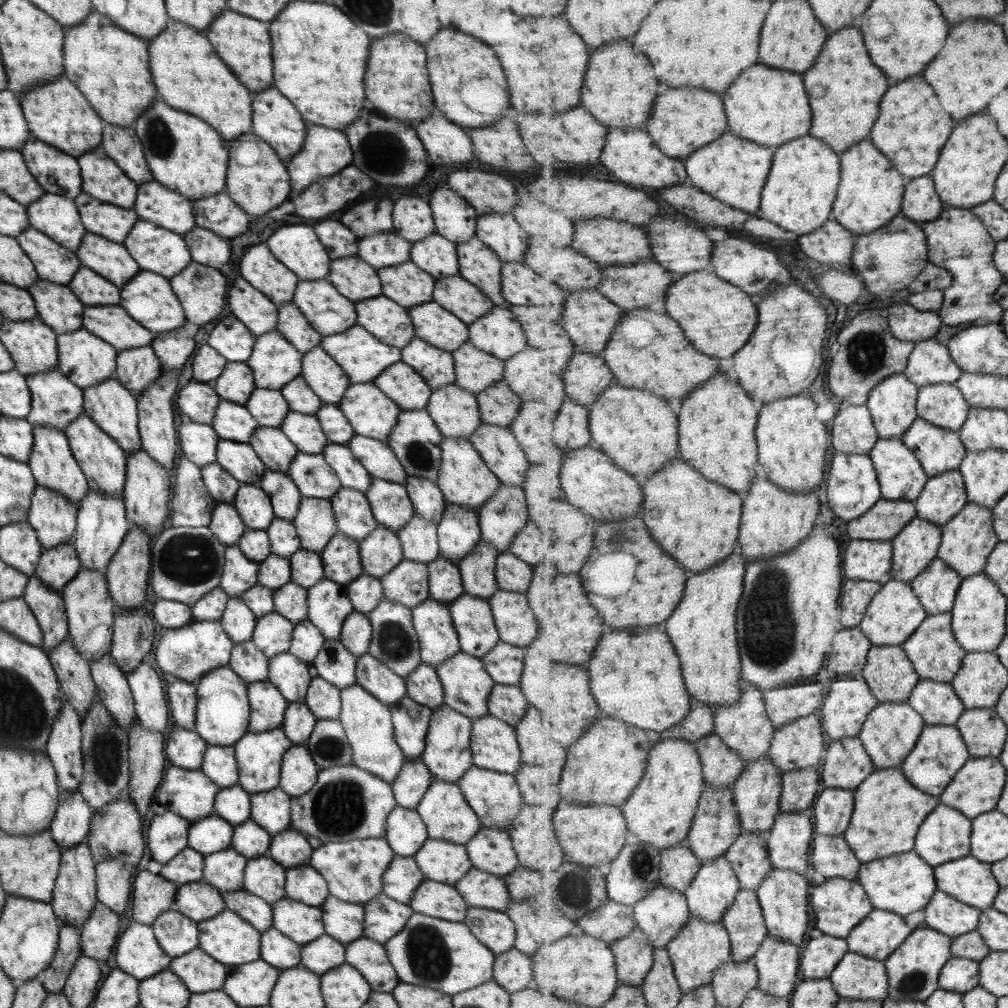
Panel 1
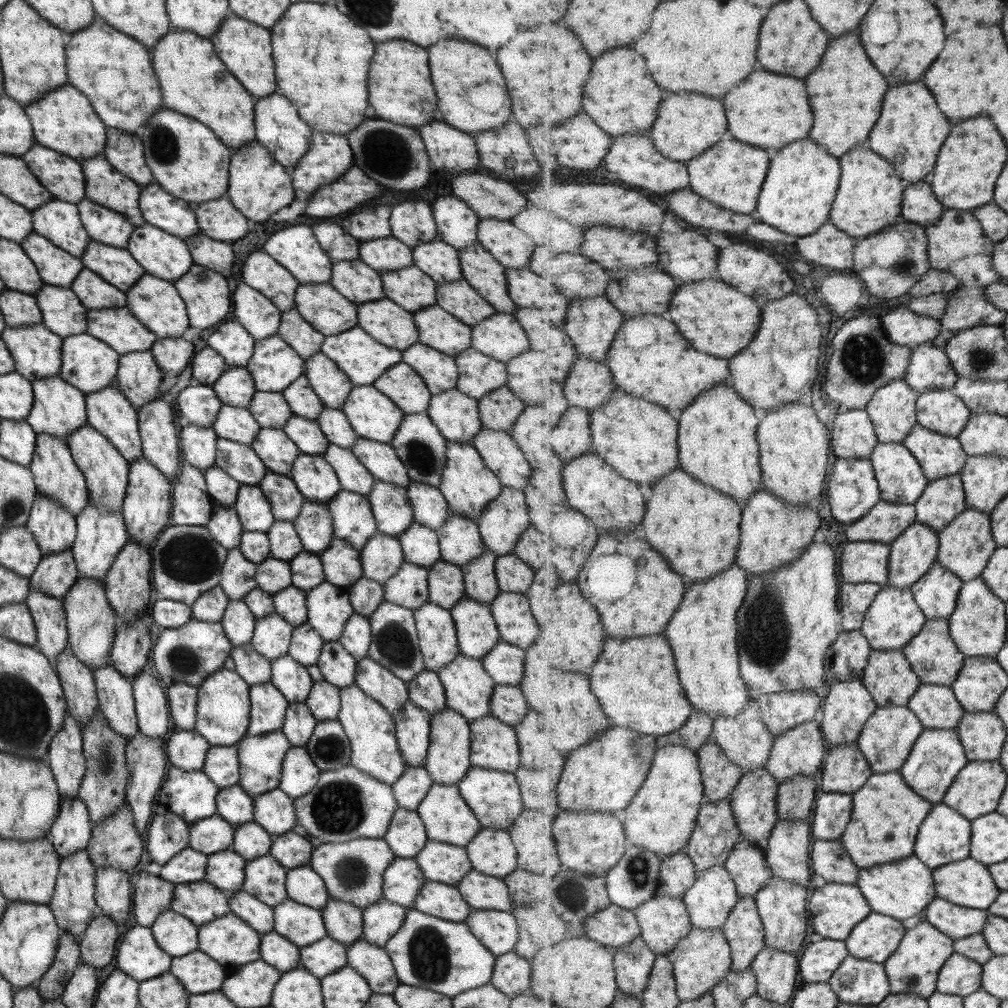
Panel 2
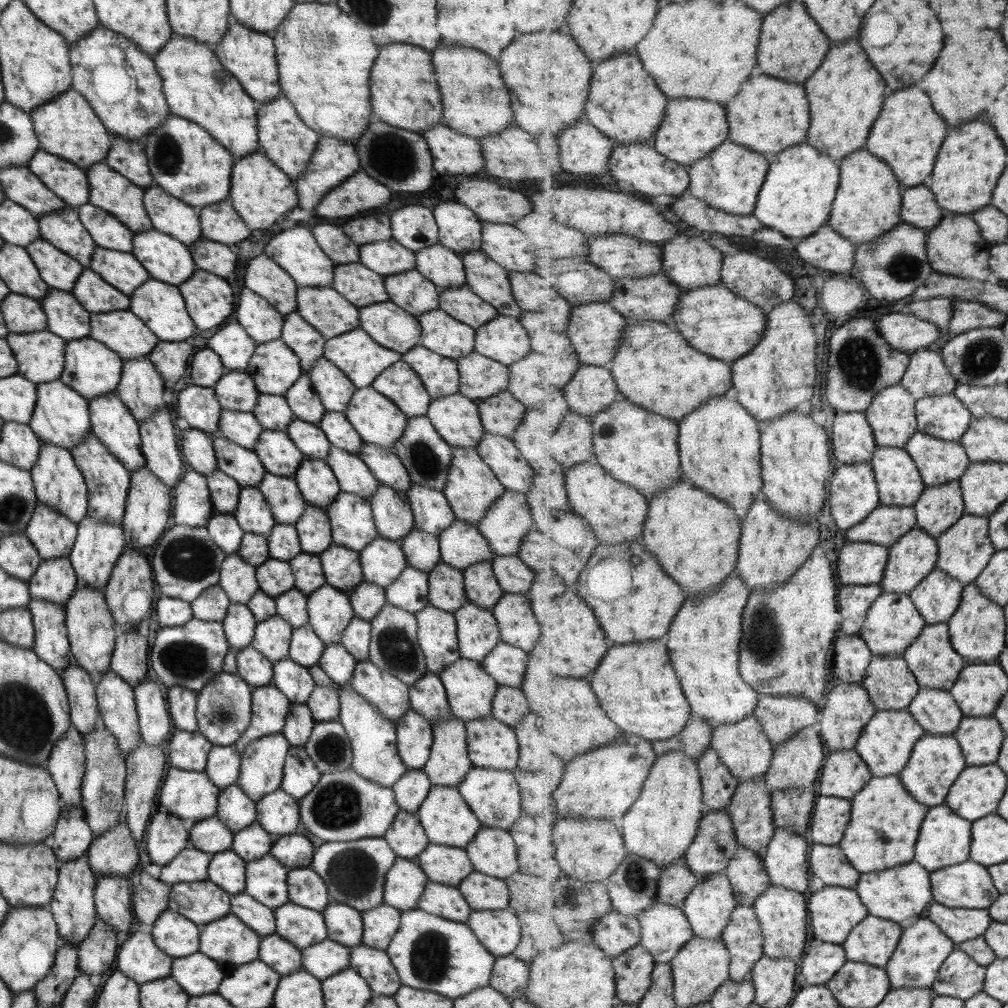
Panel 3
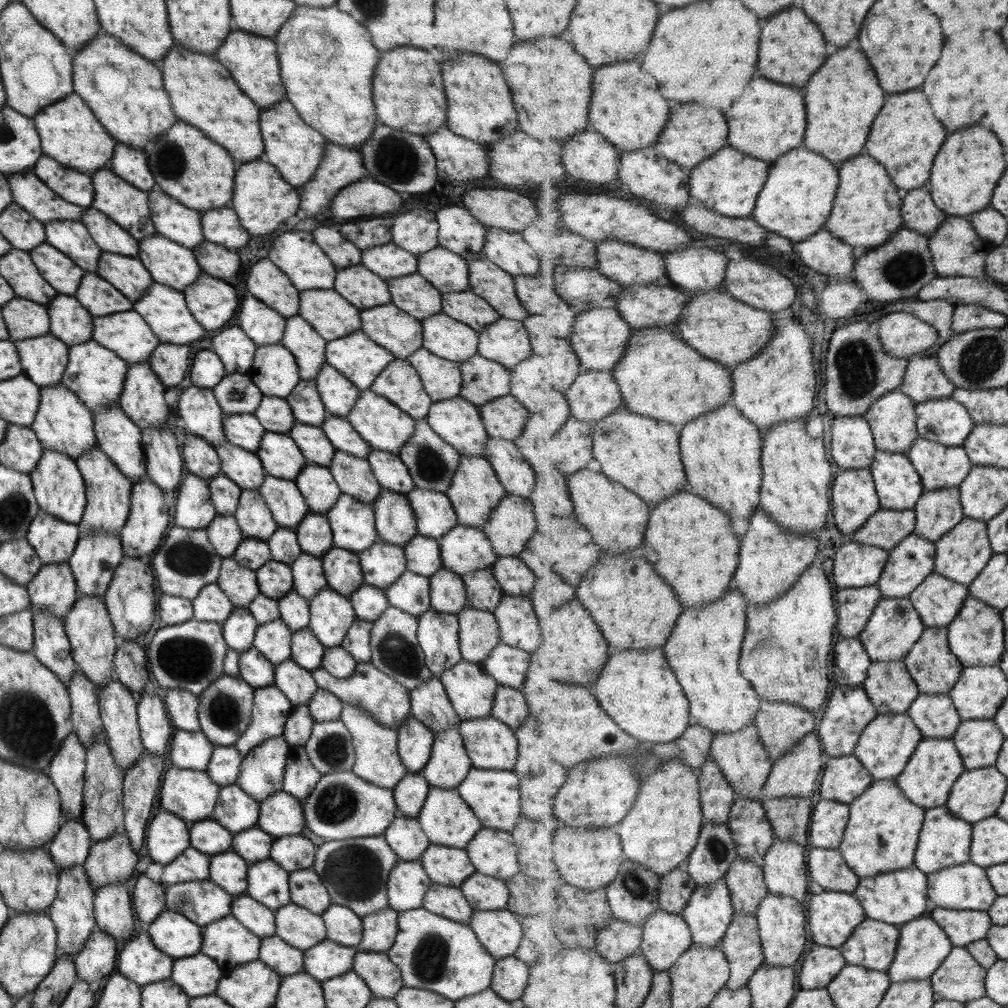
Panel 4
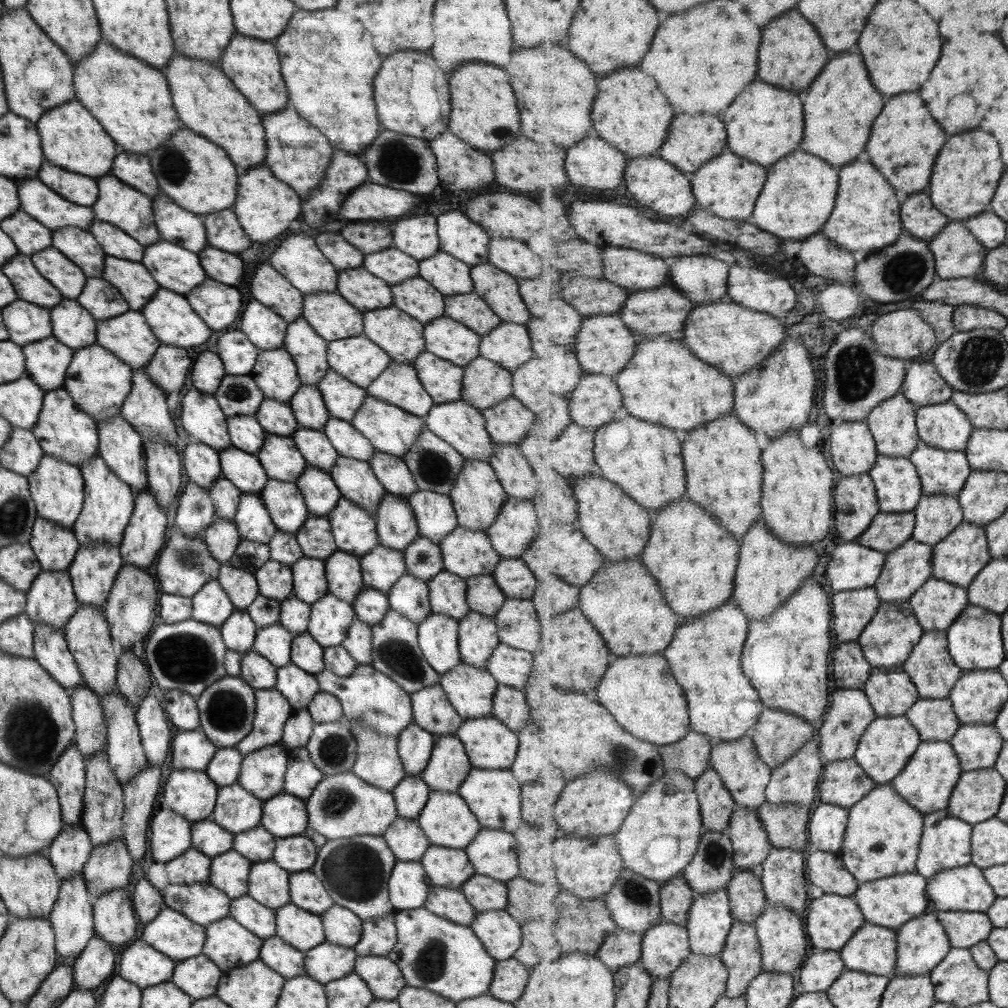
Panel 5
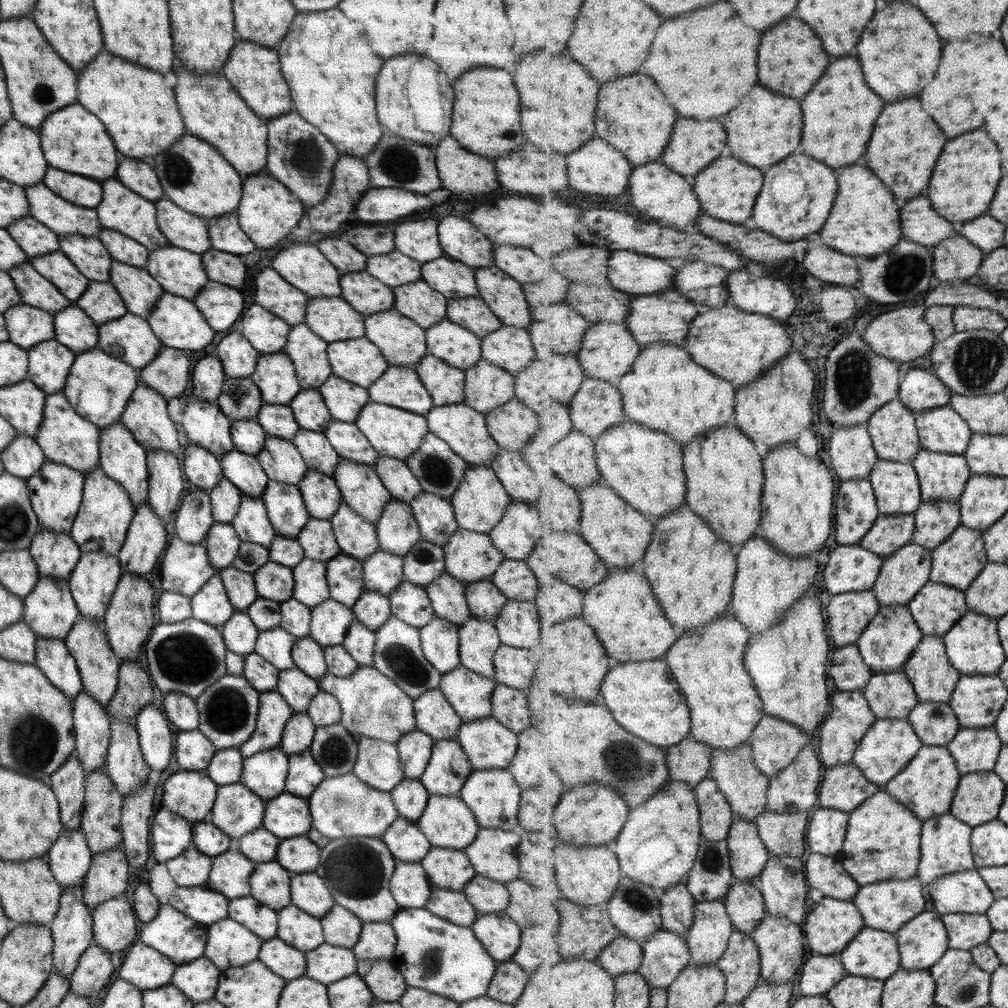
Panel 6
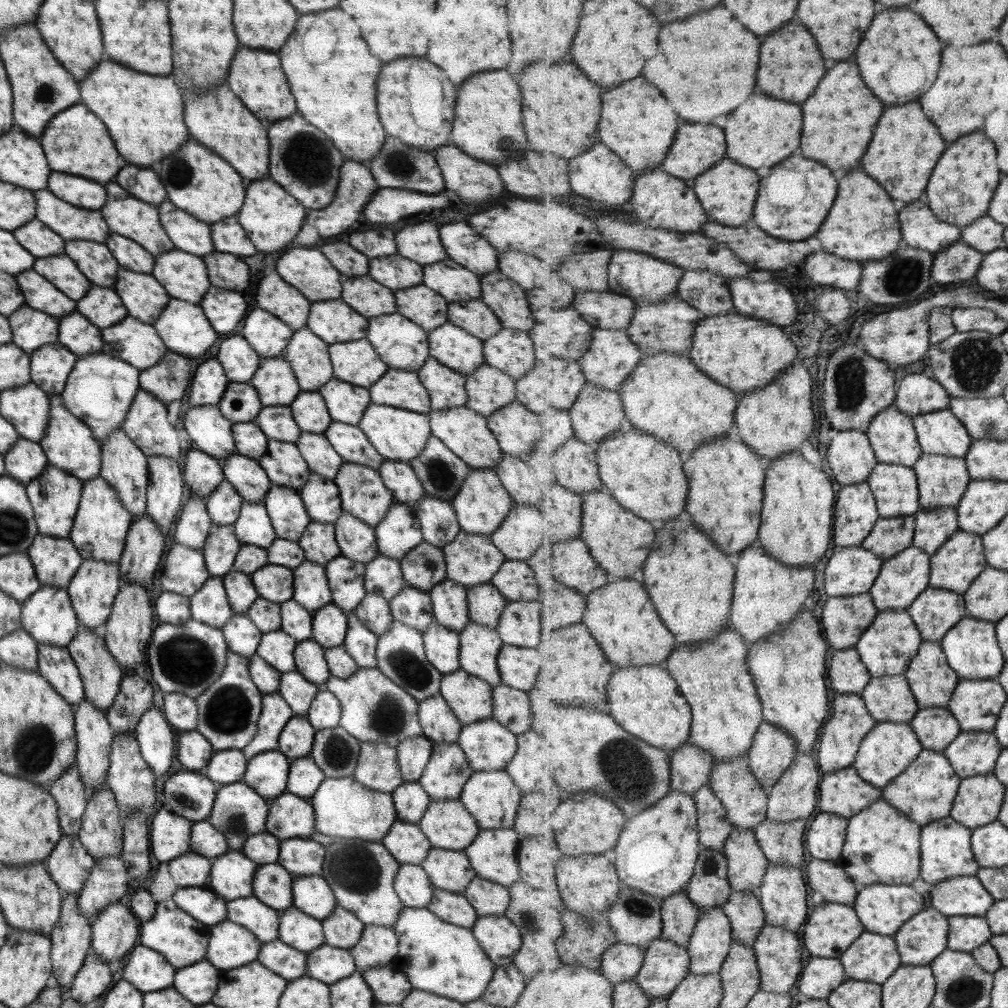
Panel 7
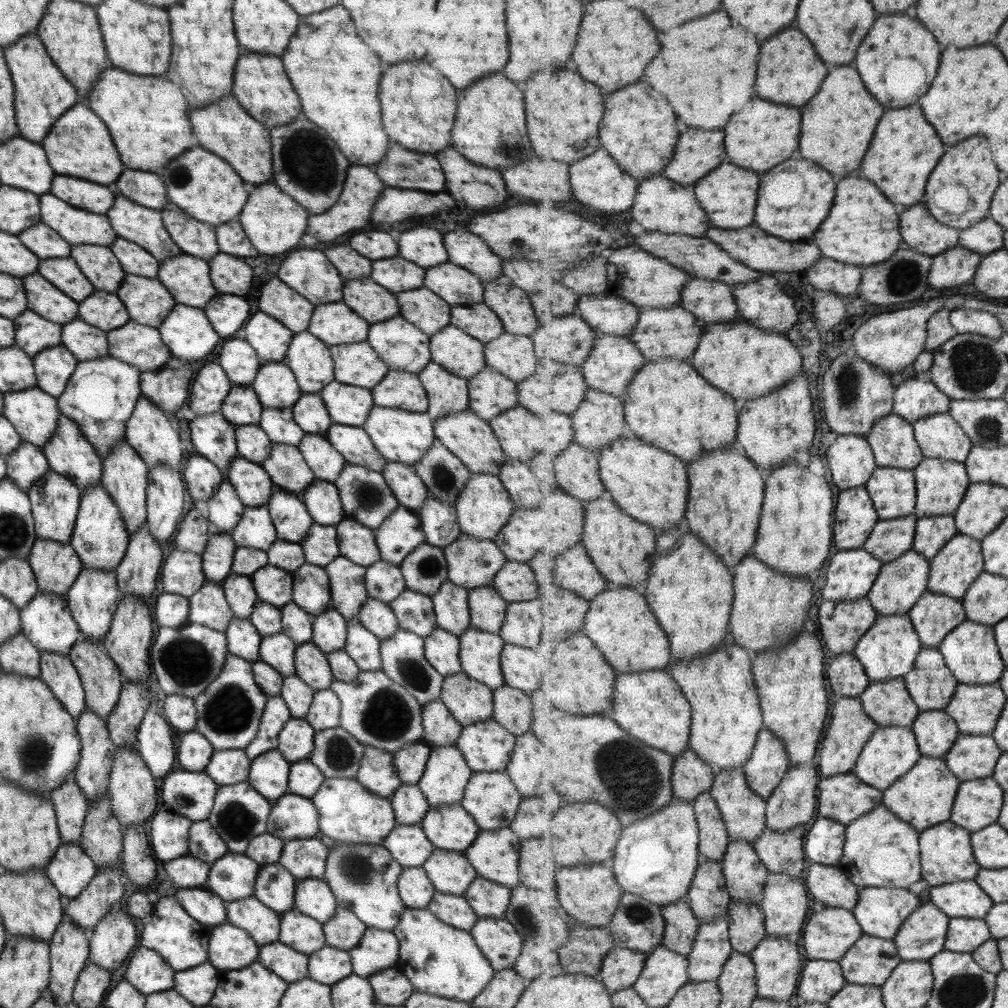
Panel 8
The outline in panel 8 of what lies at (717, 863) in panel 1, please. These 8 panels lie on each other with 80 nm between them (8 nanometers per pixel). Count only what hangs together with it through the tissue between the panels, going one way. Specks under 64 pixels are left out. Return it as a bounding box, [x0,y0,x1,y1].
[688,918,734,982]

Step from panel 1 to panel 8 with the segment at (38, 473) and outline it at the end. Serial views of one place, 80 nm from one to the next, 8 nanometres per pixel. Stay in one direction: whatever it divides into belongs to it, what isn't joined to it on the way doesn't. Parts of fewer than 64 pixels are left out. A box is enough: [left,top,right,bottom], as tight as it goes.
[26,469,82,544]

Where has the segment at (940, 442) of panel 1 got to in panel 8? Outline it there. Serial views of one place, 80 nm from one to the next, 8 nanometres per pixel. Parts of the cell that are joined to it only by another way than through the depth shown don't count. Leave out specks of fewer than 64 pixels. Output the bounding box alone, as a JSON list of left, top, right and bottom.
[915,457,972,517]

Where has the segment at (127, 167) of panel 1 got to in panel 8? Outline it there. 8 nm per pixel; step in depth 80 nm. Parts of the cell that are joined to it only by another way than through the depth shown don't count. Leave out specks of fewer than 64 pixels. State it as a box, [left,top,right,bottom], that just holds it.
[115,170,168,211]

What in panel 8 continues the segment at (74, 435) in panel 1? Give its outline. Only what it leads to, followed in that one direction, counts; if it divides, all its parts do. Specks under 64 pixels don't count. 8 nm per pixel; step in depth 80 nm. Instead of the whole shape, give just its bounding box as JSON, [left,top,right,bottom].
[68,484,129,570]

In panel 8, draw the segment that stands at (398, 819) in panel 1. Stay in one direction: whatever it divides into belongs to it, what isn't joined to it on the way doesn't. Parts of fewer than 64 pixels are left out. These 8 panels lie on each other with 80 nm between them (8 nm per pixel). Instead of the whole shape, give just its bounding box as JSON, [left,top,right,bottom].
[381,825,434,868]

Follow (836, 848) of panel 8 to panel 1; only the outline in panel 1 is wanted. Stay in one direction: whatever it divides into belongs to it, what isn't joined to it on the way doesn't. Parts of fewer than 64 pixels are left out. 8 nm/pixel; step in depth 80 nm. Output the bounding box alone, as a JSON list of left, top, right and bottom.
[811,788,856,836]

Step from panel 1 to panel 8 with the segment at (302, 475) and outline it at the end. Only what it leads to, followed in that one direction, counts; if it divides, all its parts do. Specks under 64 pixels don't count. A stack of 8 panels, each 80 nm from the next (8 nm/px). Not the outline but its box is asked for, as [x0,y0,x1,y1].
[300,478,345,526]

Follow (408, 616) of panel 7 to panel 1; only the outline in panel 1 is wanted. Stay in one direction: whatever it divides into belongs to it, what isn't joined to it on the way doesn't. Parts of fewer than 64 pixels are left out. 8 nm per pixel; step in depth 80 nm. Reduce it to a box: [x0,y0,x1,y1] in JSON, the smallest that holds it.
[382,559,428,609]

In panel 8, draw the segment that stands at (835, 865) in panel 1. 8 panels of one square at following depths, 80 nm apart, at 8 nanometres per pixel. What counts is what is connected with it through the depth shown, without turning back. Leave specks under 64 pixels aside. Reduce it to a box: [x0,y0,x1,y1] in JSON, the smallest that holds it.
[805,862,860,911]

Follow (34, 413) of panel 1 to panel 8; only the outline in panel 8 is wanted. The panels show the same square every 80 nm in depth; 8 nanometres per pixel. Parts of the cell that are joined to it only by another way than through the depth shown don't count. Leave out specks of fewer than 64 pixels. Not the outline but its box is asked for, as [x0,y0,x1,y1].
[42,412,102,493]

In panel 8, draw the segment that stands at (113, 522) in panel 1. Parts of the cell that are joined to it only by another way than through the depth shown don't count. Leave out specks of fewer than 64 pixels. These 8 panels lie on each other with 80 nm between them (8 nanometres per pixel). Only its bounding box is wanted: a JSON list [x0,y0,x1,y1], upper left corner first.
[65,567,122,643]

